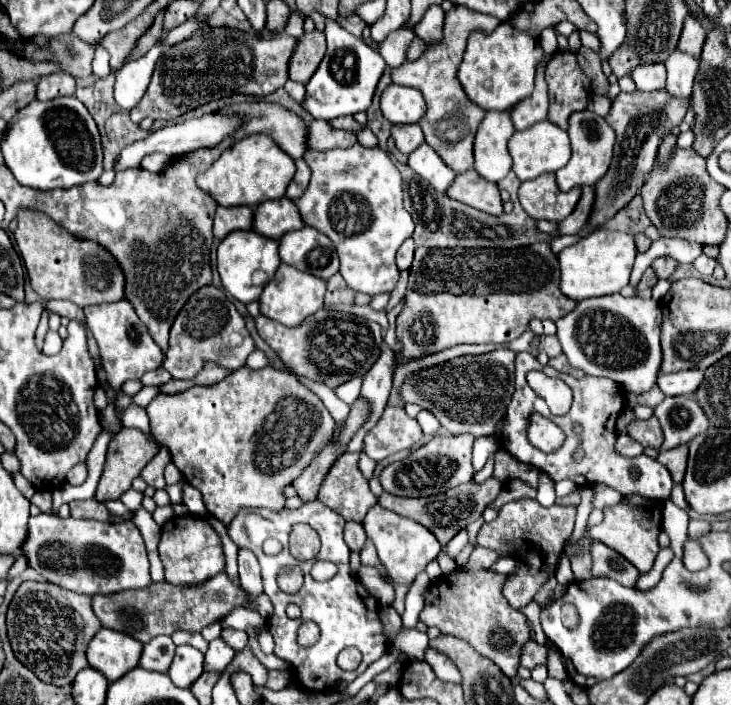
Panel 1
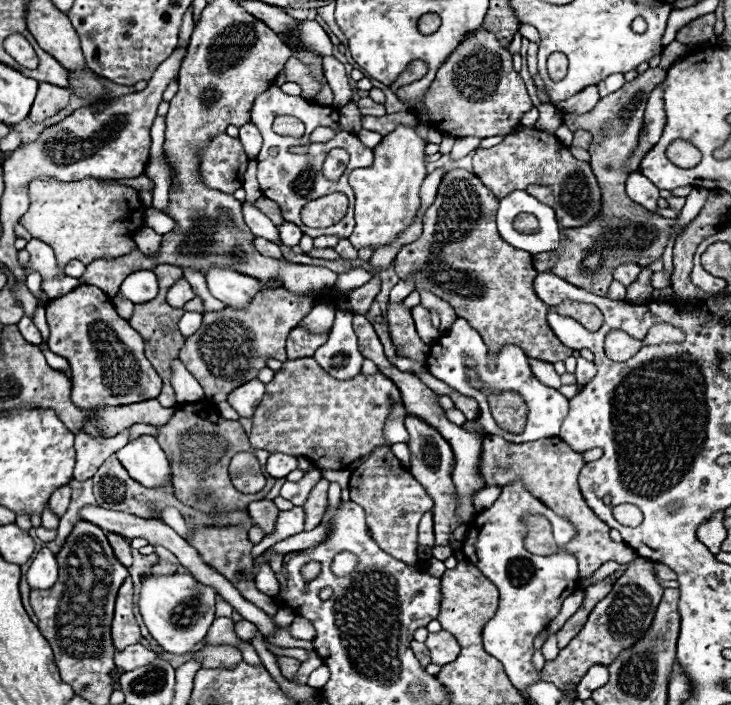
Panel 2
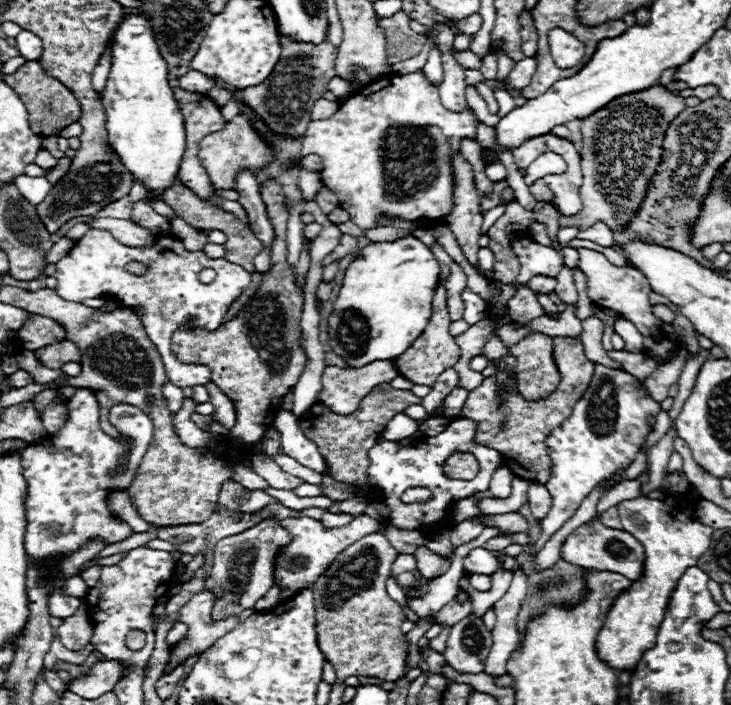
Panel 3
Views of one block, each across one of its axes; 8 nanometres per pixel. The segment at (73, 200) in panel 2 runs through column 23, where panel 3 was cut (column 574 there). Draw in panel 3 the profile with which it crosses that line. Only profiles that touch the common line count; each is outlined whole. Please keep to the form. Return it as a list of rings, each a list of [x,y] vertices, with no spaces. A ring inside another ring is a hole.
[[[654,84],[648,90],[640,90],[634,94],[620,96],[606,104],[602,110],[594,112],[592,116],[582,120],[582,136],[584,136],[584,154],[582,154],[582,176],[584,182],[580,186],[580,200],[582,200],[582,210],[572,216],[564,218],[560,216],[560,226],[580,226],[580,230],[590,228],[594,222],[602,220],[608,224],[612,230],[622,228],[636,212],[638,204],[642,202],[646,194],[648,180],[652,178],[656,164],[660,162],[660,150],[662,150],[662,138],[668,128],[668,124],[684,110],[684,100],[676,98],[670,94],[666,88]]]

